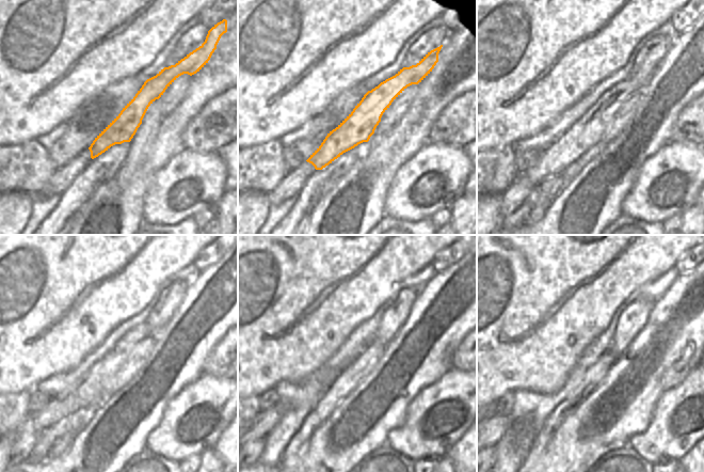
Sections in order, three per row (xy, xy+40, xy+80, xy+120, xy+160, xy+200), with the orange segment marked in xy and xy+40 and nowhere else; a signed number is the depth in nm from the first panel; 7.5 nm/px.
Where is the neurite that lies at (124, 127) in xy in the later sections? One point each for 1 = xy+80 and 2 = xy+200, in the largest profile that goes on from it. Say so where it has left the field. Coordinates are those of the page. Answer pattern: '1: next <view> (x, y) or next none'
1: next xy+80 (588, 131)
2: next xy+200 (498, 423)

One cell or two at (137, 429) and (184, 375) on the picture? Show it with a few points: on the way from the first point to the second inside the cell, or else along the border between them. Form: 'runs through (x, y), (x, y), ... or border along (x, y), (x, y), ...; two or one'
runs through (148, 415), (170, 389); one

